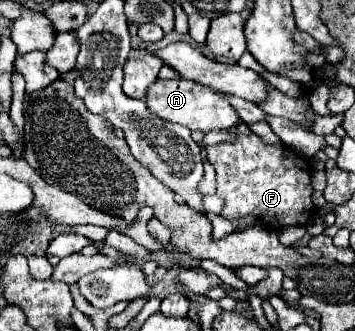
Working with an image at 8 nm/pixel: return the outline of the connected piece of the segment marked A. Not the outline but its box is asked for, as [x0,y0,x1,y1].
[147,79,239,133]

